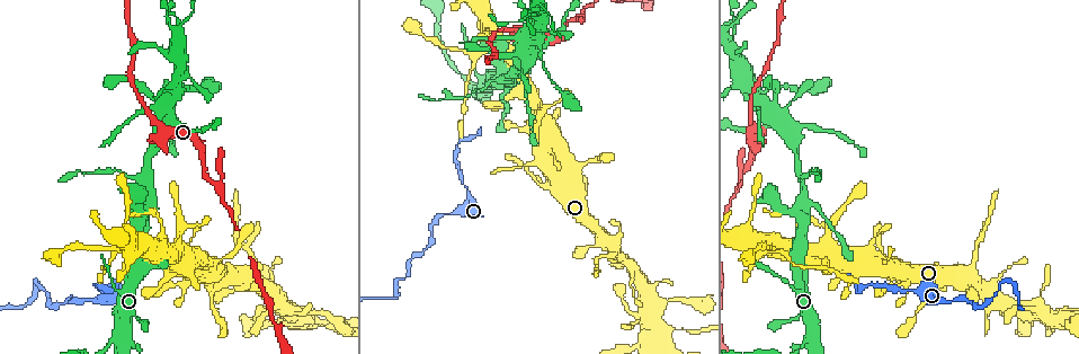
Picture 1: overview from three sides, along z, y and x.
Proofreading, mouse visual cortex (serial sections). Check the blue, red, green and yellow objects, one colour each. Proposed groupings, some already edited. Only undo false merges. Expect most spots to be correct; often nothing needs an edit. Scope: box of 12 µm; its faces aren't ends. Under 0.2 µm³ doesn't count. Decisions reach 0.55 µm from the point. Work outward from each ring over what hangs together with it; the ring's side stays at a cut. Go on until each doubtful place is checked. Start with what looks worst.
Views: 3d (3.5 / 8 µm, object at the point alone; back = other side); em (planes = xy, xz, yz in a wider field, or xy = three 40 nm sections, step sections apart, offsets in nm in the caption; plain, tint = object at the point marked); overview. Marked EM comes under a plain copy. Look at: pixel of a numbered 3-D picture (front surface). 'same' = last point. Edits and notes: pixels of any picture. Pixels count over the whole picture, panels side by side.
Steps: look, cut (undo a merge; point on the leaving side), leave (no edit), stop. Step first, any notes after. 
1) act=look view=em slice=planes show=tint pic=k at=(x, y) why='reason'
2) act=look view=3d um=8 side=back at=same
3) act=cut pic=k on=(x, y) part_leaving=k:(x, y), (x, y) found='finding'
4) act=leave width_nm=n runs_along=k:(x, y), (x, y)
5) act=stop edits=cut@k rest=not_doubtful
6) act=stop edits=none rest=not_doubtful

act=look view=3d um=3.5 pic=1 at=(215, 186) why='sharp bend'

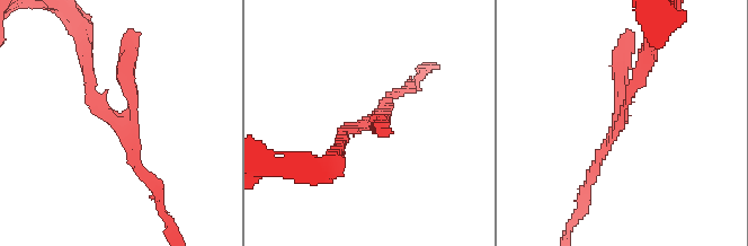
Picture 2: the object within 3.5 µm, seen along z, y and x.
act=leave runs_along=2:(338, 147), (348, 126), (380, 124) found='one cell here'

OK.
act=look view=3d um=3.5 pic=1 at=(525, 64) why='a fork'

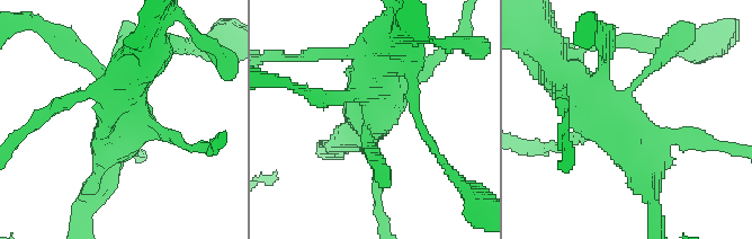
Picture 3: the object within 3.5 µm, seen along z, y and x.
act=look view=em slice=xy step=2 show=tint pic=3 at=(118, 133) why='shape alone is not enough'

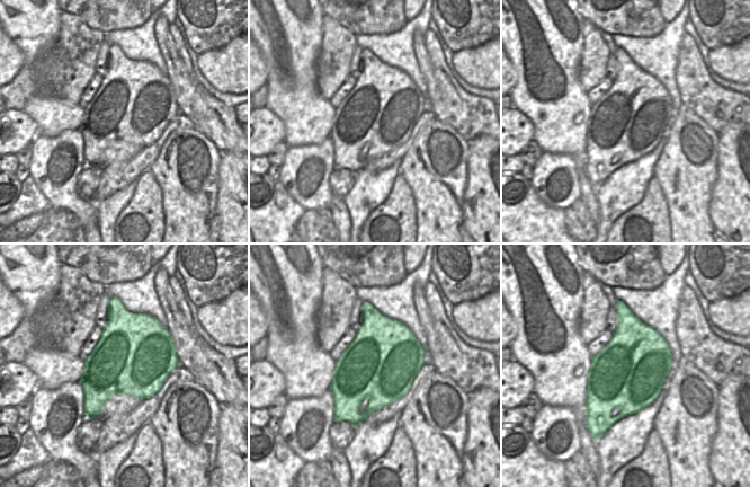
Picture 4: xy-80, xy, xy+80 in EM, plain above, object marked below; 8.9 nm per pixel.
act=look view=em slice=planes show=tint at=same why='cut it another way'

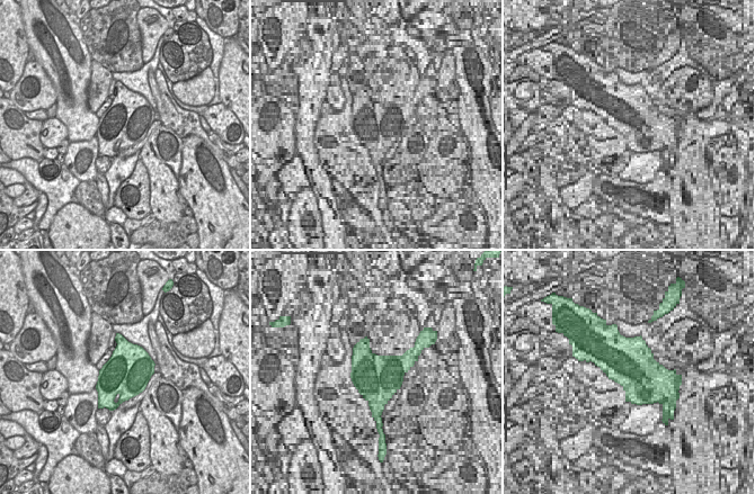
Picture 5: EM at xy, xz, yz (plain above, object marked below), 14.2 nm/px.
act=leave runs_along=3:(646, 177), (626, 132), (556, 70) found='continuous, no second cell'

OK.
act=look view=3d um=3.5 pic=1 at=(430, 235) why='a narrow waist'

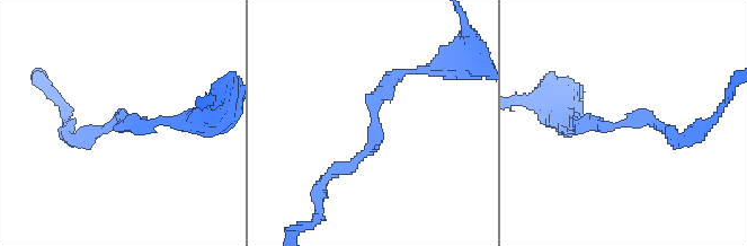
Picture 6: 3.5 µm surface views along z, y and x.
act=look view=em slice=planes show=tint pic=6 at=(375, 121) arm_widths_nm=150,150 why='now the EM'

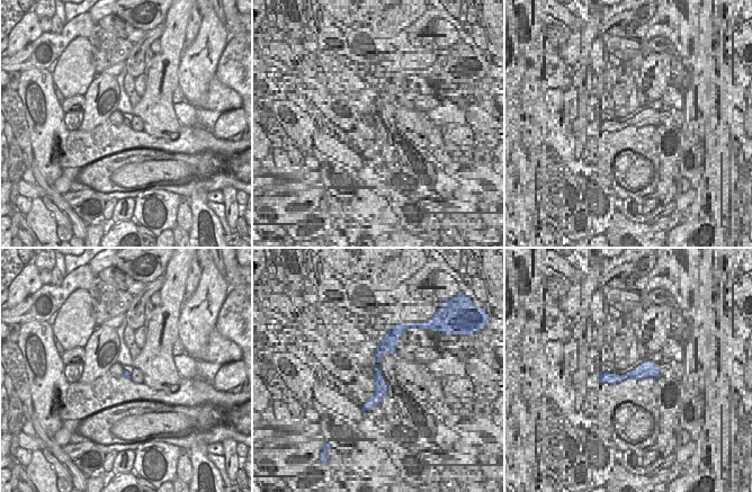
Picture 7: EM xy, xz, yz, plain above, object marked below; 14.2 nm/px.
act=leave runs_along=6:(410, 70), (375, 98), (375, 142), (334, 170) found='one cell here'

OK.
act=look view=3d um=3.5 side=back pic=1 at=(407, 261)

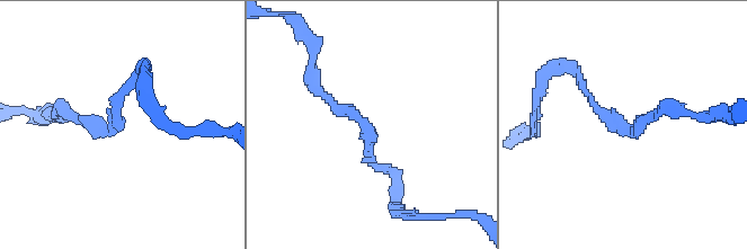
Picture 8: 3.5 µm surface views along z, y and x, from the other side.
act=look view=em slice=xy step=2 show=tint pic=8 at=(117, 130) arm_widths_nm=100,150 why='now the EM'

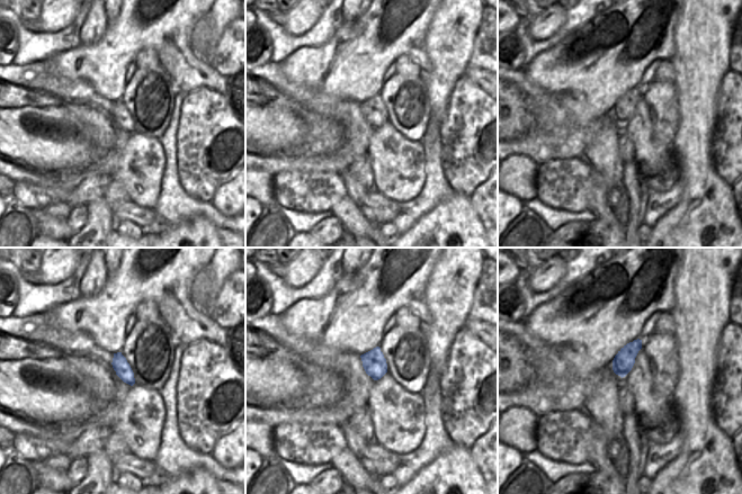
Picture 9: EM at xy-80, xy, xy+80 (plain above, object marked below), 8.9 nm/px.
act=leave runs_along=8:(311, 83), (363, 122), (371, 162), (391, 174) found='all the same cell'

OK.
act=stop edits=none rest=not_doubtful

